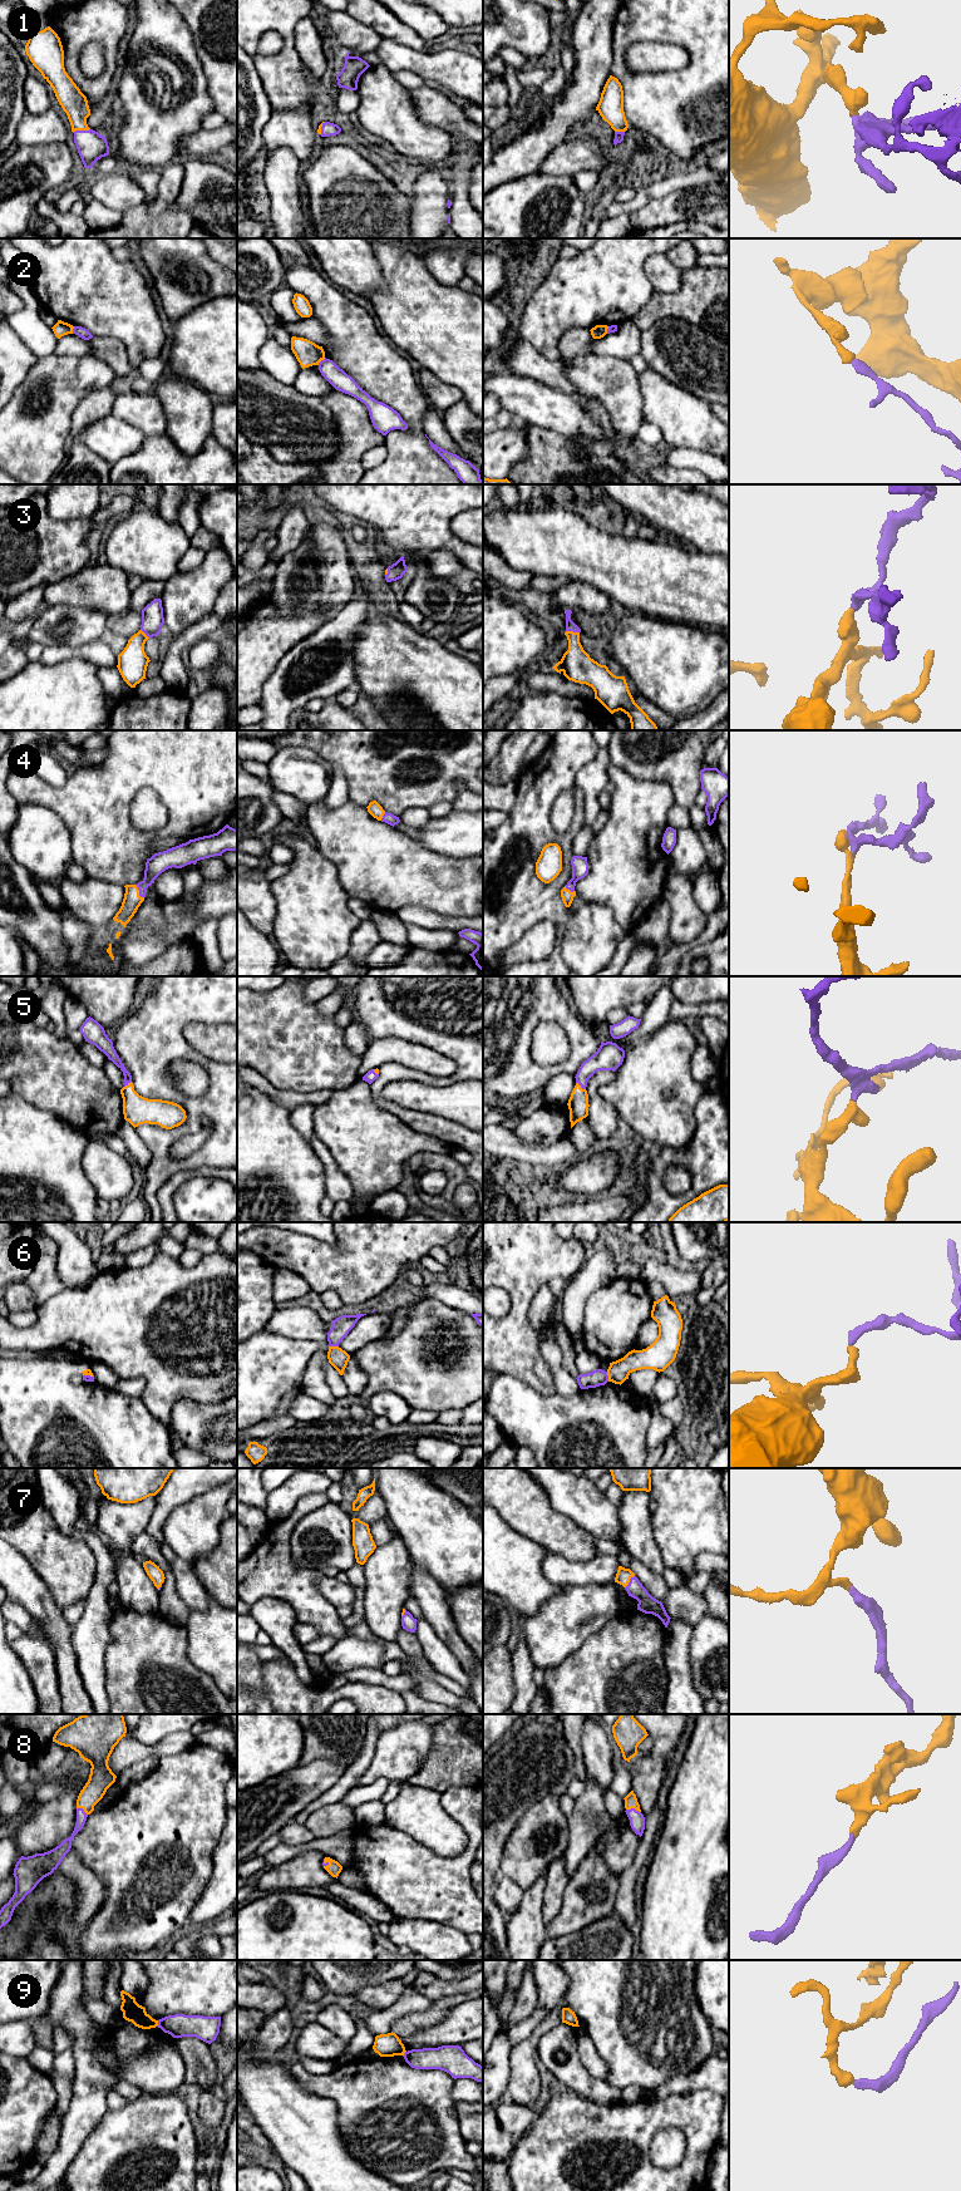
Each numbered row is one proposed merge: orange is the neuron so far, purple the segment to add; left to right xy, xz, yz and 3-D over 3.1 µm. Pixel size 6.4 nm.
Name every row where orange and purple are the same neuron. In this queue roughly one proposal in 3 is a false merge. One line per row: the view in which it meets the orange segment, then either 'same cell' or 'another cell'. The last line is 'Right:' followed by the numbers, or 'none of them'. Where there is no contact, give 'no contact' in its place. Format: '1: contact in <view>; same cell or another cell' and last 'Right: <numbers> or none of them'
1: contact in xy; same cell
2: contact in xz; another cell
3: contact in yz; same cell
4: contact in xy; same cell
5: contact in yz; same cell
6: contact in xz; another cell
7: contact in yz; same cell
8: contact in yz; same cell
9: contact in xy; another cell
Right: 1, 3, 4, 5, 7, 8

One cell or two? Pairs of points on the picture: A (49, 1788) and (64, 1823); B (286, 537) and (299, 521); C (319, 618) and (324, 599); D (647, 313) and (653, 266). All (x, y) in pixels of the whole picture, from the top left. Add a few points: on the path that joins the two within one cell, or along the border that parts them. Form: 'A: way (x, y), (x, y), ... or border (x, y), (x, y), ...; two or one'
A: border (63, 1777), (60, 1792), (40, 1803); two
B: way (290, 533), (295, 525); one
C: border (292, 610), (325, 610), (333, 615); two
D: border (681, 279), (681, 286), (676, 291), (654, 291); two

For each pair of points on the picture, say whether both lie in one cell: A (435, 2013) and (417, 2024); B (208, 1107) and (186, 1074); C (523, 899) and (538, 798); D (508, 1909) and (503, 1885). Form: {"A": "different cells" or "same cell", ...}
{"A": "same cell", "B": "different cells", "C": "same cell", "D": "same cell"}

